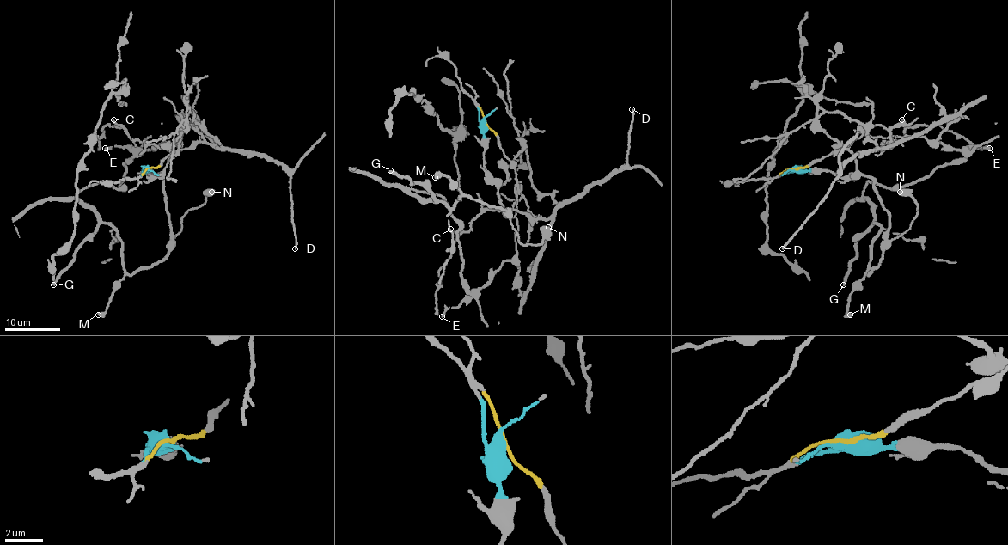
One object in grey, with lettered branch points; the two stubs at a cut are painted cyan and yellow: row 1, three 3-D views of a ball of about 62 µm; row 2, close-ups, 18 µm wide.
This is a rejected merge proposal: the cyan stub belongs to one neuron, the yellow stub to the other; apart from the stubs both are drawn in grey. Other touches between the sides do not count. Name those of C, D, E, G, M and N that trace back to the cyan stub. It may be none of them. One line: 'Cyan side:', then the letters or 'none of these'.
Cyan side: E, G, M, N

